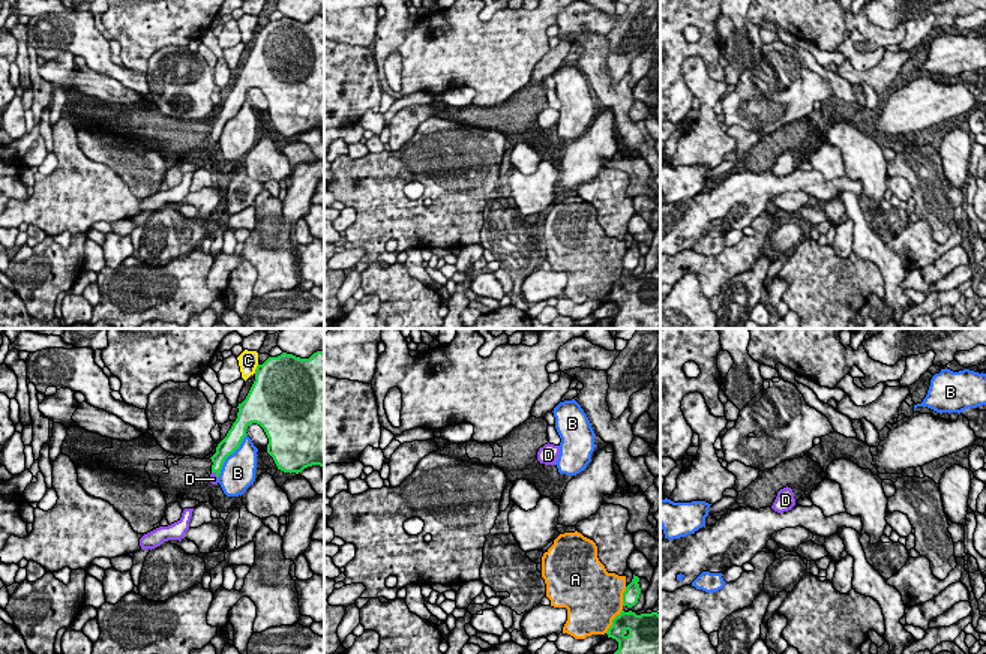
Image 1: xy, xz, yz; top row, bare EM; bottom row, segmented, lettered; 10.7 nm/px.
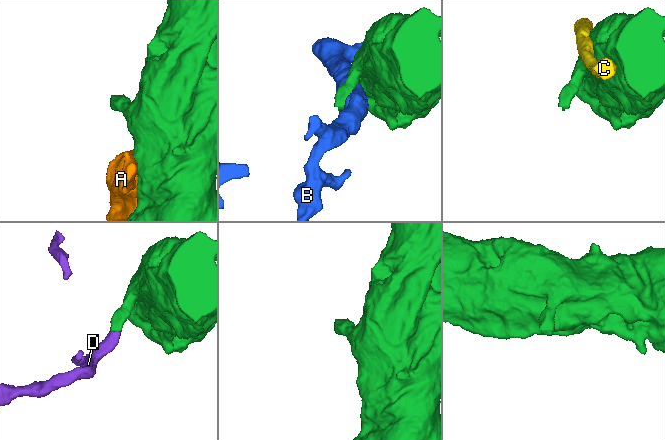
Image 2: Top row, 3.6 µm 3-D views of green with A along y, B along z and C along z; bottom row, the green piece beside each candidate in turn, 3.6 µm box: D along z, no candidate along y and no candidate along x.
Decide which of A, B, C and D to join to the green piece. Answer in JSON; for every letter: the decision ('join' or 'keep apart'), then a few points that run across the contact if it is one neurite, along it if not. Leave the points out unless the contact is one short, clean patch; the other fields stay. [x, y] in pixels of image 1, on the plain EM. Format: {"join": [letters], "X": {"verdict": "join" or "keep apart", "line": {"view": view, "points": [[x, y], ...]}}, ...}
{"join": ["D"], "A": {"verdict": "keep apart"}, "B": {"verdict": "keep apart"}, "C": {"verdict": "keep apart"}, "D": {"verdict": "join", "line": {"view": "xy", "points": [[222, 116], [218, 122], [216, 138], [213, 143]]}}}

